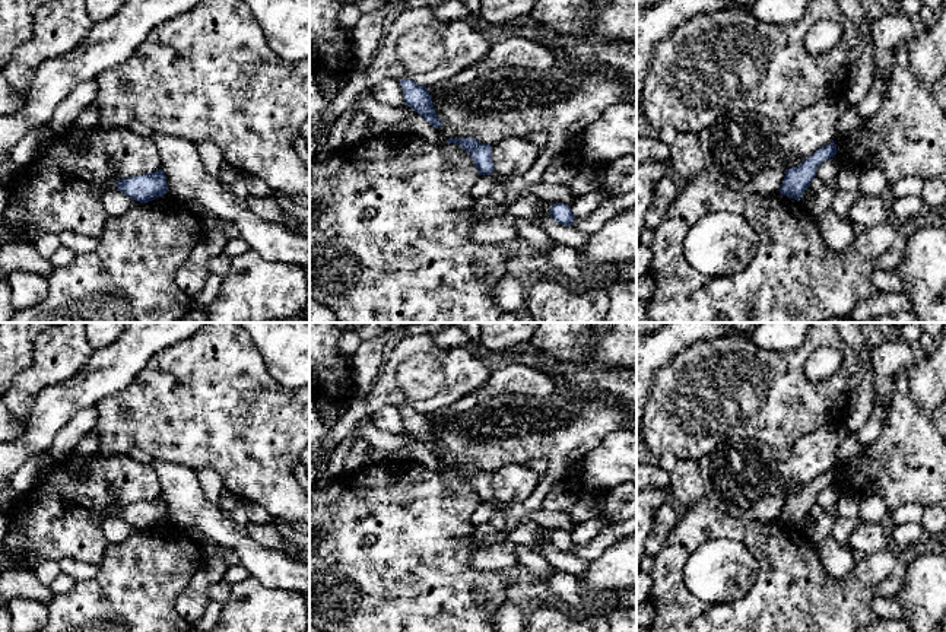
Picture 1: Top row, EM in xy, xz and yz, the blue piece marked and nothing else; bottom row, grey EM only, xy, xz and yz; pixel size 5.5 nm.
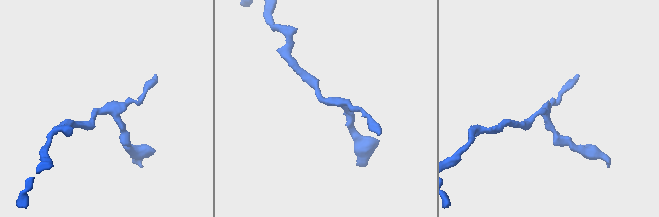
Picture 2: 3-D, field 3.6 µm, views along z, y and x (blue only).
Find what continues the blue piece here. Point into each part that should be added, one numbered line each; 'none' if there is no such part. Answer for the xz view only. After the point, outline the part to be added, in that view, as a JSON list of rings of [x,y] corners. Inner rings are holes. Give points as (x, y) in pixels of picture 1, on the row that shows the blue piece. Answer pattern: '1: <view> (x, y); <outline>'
none

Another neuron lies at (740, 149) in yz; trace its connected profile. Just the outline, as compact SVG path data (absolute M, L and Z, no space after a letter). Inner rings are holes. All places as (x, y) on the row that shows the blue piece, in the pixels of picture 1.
M728 112L698 133L704 168L742 193L780 193L785 177L780 136L764 114Z

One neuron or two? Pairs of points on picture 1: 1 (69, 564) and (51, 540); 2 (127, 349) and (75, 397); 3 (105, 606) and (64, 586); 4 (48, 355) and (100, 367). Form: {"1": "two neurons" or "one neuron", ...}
{"1": "two neurons", "2": "one neuron", "3": "two neurons", "4": "two neurons"}

